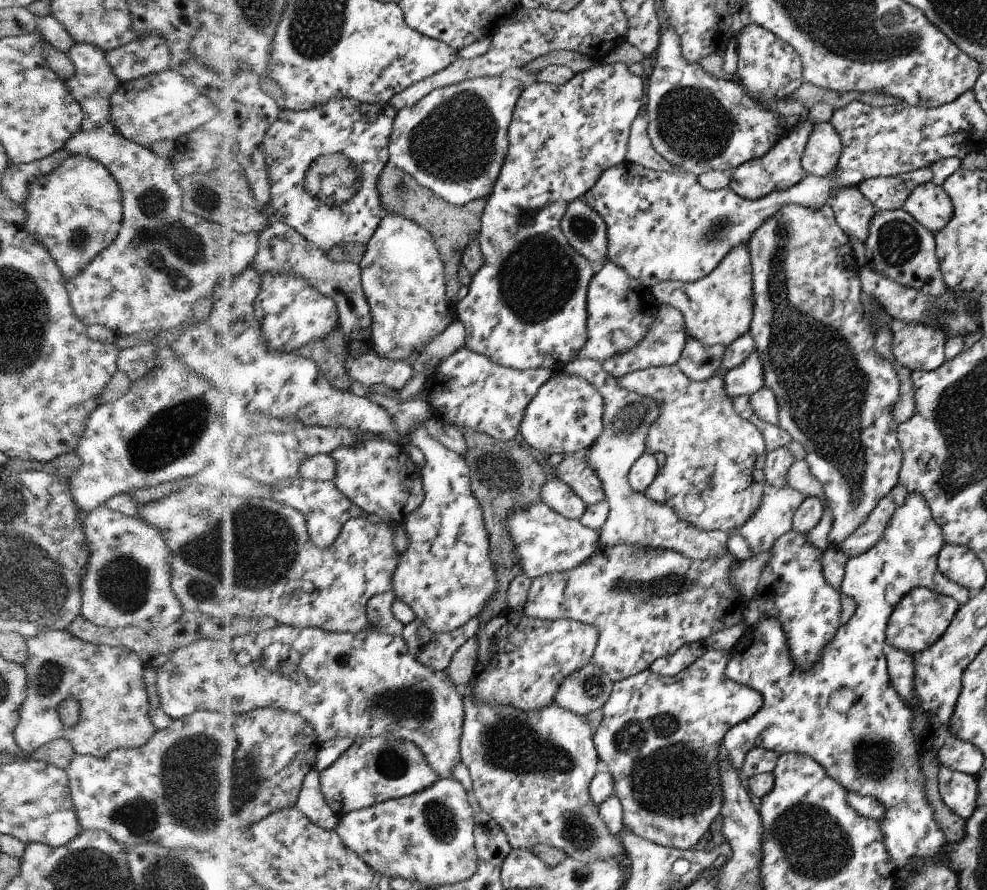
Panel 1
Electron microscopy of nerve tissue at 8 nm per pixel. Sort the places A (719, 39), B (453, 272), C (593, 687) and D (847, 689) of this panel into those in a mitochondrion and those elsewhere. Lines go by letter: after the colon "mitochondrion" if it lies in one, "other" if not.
A: other
B: other
C: mitochondrion
D: other

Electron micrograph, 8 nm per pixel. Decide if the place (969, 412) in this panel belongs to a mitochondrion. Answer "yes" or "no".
yes

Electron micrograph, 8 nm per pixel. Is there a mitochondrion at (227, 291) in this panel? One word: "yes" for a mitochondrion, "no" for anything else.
no

